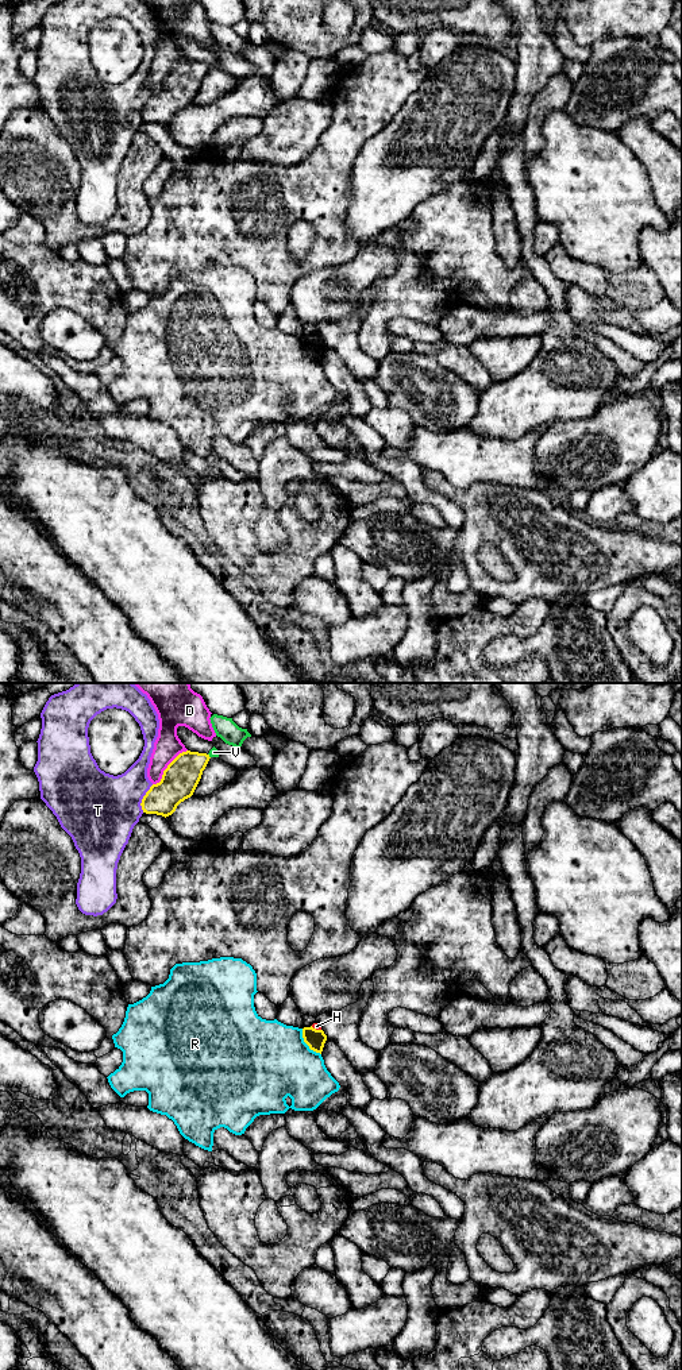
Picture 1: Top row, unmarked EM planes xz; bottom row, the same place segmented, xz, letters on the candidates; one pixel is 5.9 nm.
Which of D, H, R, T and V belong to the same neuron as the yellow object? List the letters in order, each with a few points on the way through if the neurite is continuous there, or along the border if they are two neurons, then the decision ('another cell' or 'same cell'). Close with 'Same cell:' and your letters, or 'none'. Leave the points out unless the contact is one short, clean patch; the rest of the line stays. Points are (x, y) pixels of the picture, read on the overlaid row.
D: another cell
H: border xz (311, 1026), (320, 1030); another cell
R: another cell
T: another cell
V: another cell
Same cell: none

